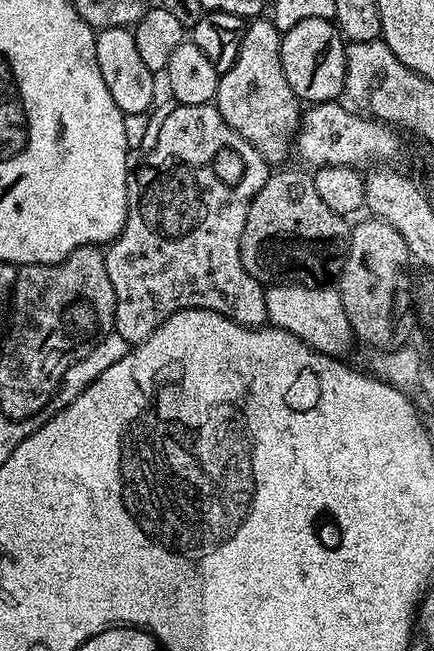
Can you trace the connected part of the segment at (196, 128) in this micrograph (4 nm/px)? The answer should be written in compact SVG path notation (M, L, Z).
M215 103L211 104L176 104L172 106L165 116L160 120L160 129L158 130L158 142L154 142L152 148L143 153L144 161L140 165L135 165L134 171L128 178L128 213L126 222L122 226L120 235L107 245L104 252L104 265L106 274L110 274L110 286L114 286L116 295L116 327L117 332L122 338L126 338L129 346L141 344L166 318L170 318L176 312L181 312L187 308L201 308L222 314L239 324L245 324L248 328L254 328L263 325L268 319L265 285L255 280L242 266L242 254L240 253L240 243L242 242L242 230L246 226L246 213L244 204L242 206L220 206L216 204L216 116L219 114Z

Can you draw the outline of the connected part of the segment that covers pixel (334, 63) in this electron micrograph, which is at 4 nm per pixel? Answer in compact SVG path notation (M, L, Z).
M306 18L281 35L282 70L286 70L286 82L290 82L290 90L294 90L299 100L309 105L327 104L335 101L339 97L336 95L344 92L345 47L346 41L340 35L340 29L326 18Z

